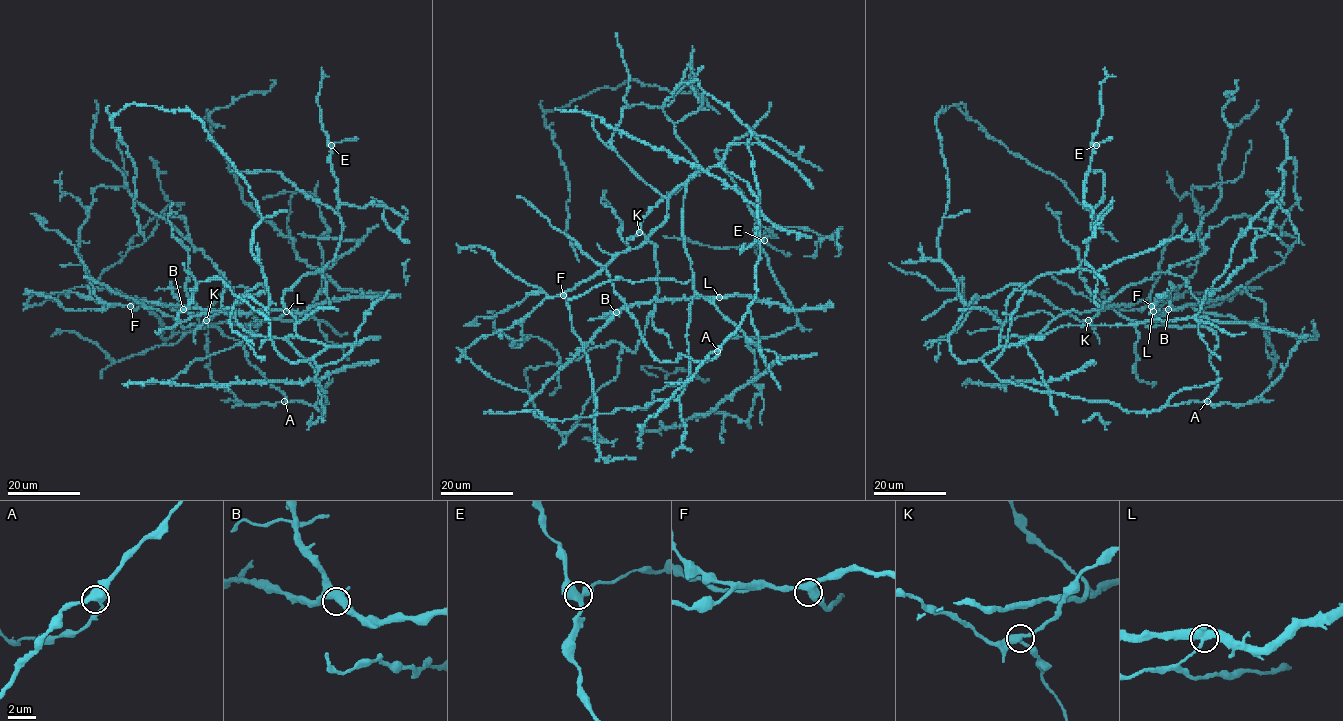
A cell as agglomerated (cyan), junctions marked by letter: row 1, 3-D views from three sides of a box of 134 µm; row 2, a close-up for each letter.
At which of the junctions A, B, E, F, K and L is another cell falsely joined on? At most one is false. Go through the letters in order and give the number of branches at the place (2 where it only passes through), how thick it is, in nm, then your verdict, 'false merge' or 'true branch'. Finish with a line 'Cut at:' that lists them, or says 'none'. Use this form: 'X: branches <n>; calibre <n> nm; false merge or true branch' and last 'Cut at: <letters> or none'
A: branches 3; calibre 420 nm; true branch
B: branches 3; calibre 440 nm; true branch
E: branches 3; calibre 360 nm; true branch
F: branches 3; calibre 440 nm; true branch
K: branches 3; calibre 360 nm; true branch
L: branches 3; calibre 420 nm; true branch
Cut at: none

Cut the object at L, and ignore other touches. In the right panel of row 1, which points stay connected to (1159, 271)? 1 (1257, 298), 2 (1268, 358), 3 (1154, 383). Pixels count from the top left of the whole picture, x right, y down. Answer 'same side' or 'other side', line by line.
1: other side
2: other side
3: other side

